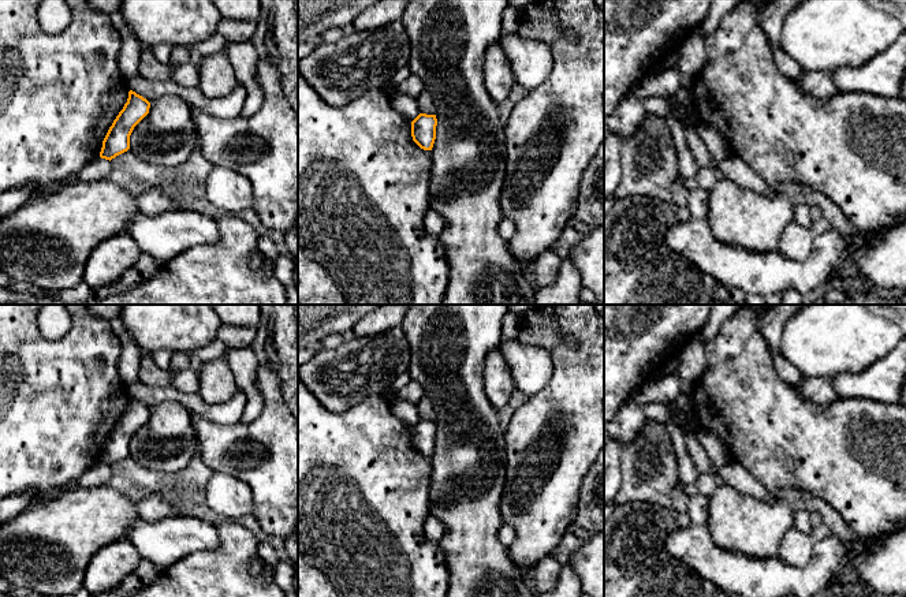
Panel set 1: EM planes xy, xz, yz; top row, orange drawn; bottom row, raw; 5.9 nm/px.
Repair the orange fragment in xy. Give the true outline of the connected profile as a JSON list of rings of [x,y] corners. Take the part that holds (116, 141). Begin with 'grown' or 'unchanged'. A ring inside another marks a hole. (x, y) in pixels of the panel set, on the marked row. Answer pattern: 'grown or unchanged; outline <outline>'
unchanged; outline [[[128,92],[127,102],[109,127],[100,157],[112,160],[130,149],[134,127],[149,113],[150,102],[135,92]]]

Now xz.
unchanged; outline [[[420,113],[411,122],[413,141],[424,150],[432,150],[436,139],[436,115]]]

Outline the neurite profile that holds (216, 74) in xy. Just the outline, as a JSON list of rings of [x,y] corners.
[[[223,51],[200,57],[198,70],[198,87],[208,98],[221,98],[238,85],[234,68]]]

